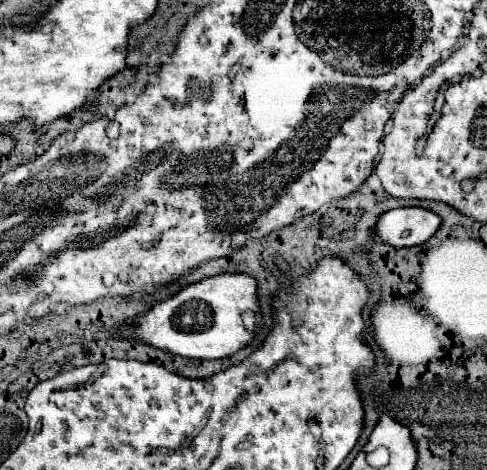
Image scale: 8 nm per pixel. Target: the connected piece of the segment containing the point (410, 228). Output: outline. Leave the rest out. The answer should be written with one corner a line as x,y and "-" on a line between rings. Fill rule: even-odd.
395,208
385,212
377,226
375,234
383,242
403,248
417,246
427,242
441,226
441,216
427,208

